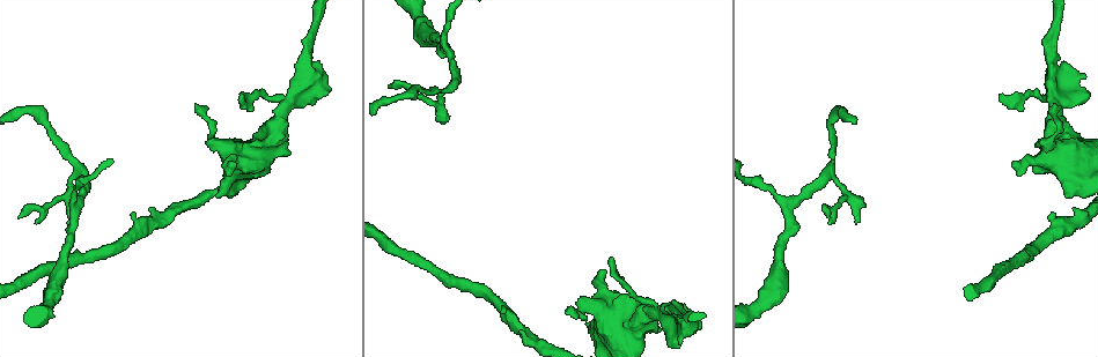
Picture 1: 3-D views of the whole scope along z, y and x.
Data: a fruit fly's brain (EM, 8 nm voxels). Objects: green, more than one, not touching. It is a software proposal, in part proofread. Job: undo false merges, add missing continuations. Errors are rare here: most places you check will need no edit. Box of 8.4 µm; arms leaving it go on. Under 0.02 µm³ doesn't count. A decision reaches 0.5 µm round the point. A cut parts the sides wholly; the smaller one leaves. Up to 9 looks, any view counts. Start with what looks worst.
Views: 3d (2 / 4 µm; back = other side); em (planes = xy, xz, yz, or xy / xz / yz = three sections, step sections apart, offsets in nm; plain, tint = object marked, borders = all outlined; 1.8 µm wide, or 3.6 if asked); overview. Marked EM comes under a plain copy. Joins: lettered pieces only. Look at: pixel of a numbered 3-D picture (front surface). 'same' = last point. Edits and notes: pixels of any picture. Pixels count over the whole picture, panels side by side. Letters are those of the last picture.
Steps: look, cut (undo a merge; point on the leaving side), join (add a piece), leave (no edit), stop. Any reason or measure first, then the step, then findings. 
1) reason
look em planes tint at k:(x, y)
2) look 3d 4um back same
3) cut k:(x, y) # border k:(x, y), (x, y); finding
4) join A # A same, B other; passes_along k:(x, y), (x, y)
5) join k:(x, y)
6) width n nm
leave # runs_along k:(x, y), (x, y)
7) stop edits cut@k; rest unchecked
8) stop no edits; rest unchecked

thick turns thin
look em yz step 8 tint at 1:(1052, 103)

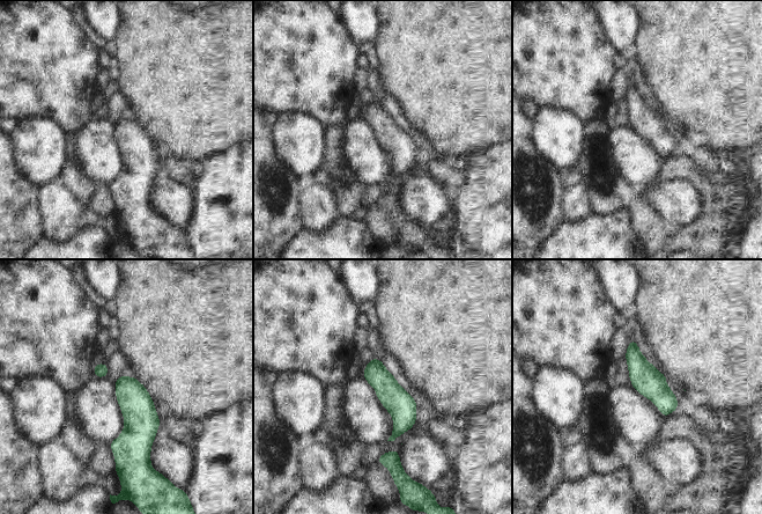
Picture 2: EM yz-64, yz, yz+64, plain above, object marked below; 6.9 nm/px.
look em planes borders same

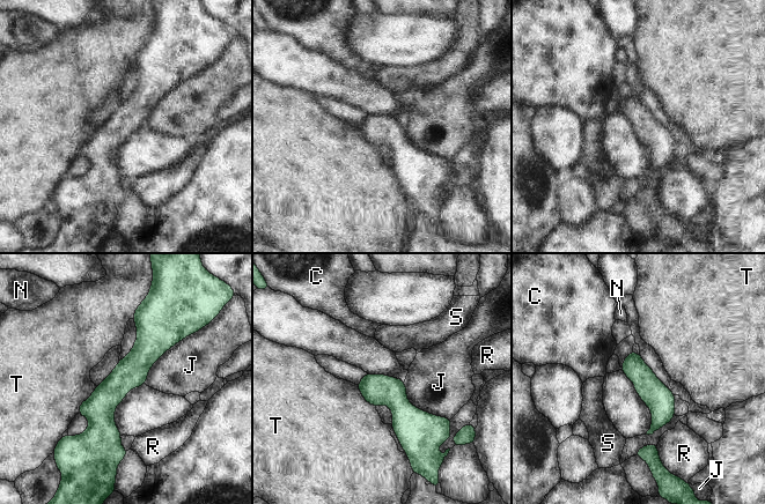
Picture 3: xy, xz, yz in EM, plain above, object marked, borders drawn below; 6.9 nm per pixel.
width 190 nm
leave # C other, J other, N other, R other, S other, T other; border 3:(96, 386), (80, 405), (78, 413); continuous, no second cell

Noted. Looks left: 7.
tapers out
look em planes borders at 1:(67, 224)

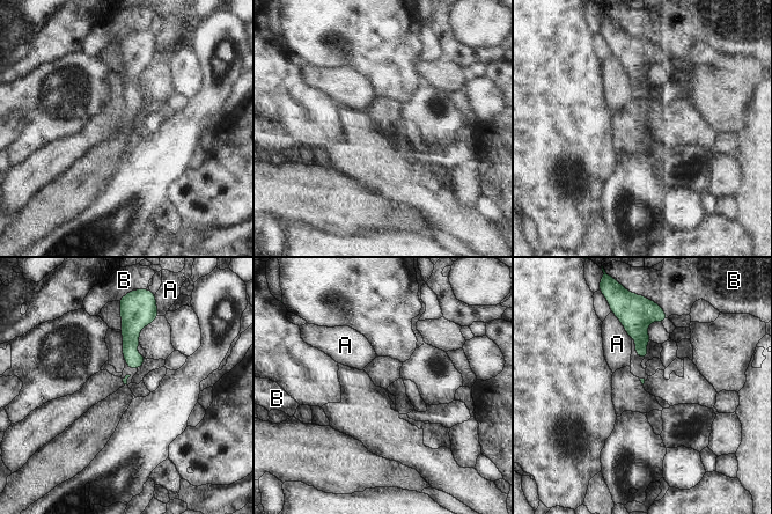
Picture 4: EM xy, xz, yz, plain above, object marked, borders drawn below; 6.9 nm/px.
longest_contact A 240 nm
leave # A other, B other; none of them fits

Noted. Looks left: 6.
thin end
look em planes borders at 1:(1057, 104)

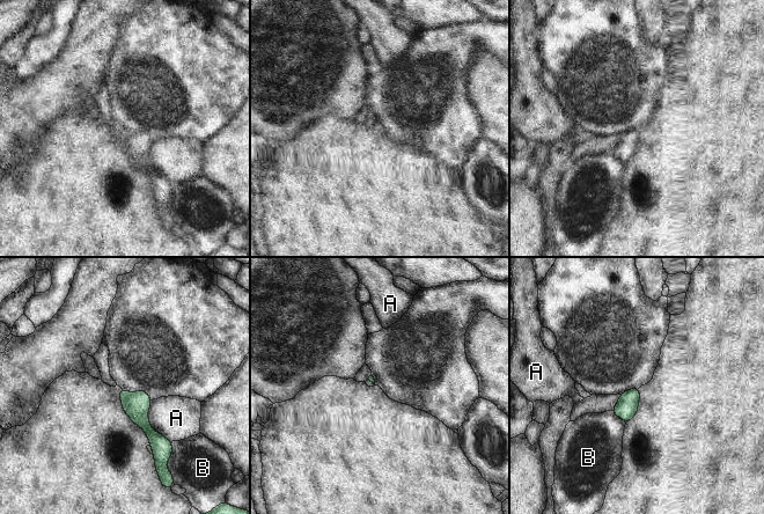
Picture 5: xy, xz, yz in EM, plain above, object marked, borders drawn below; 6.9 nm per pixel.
leave # A other, B other; border 5:(611, 411), (625, 423); none of them fits

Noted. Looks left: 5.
look 3d 2um back at 1:(216, 198)

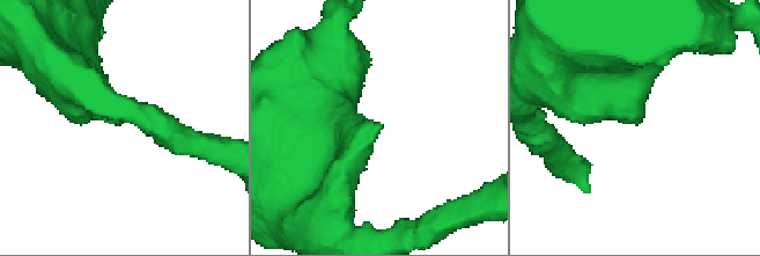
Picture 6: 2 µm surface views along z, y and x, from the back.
look em 3.6um planes borders at 6:(638, 124)

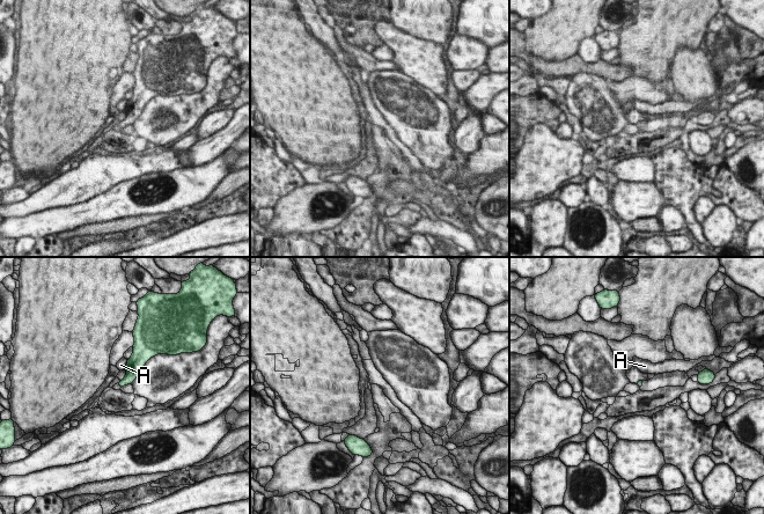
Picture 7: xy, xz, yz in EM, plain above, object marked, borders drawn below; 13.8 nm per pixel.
longest_contact A 150 nm
leave # A other; none of them fits

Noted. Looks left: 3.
stop no edits; rest unchecked

